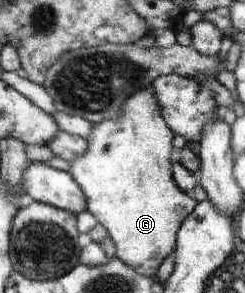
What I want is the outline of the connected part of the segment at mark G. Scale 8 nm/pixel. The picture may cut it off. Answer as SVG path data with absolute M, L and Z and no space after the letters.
M151 86L136 89L130 97L126 97L118 119L102 119L100 123L92 125L92 133L90 137L86 137L86 153L68 163L70 174L87 197L87 211L90 211L98 220L98 224L102 224L110 234L116 247L115 257L140 275L156 275L162 260L178 245L180 226L194 213L194 207L197 206L196 201L186 197L186 193L182 193L182 189L174 183L175 179L172 179L174 166L170 163L170 149L174 137L166 122L154 89Z

